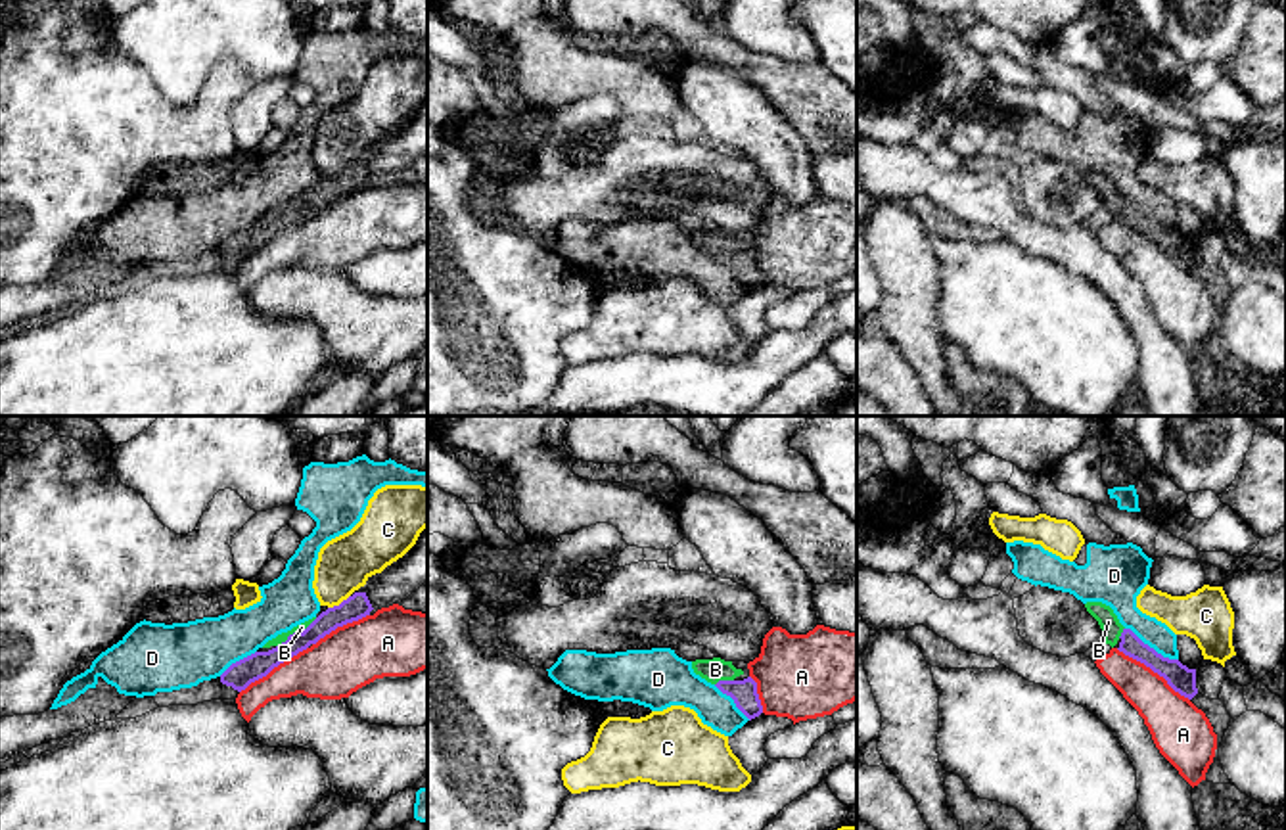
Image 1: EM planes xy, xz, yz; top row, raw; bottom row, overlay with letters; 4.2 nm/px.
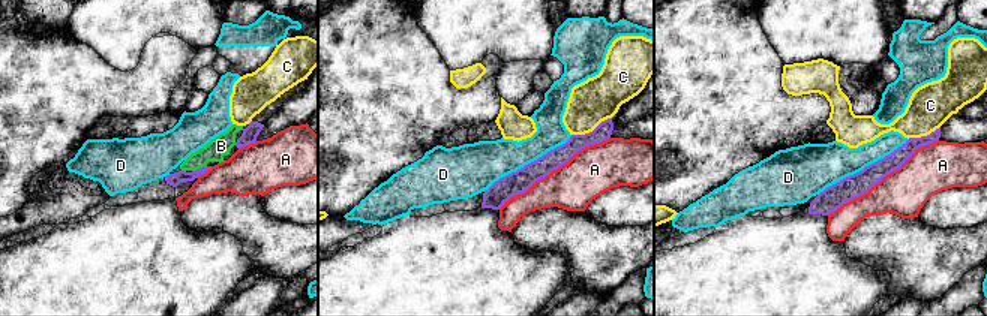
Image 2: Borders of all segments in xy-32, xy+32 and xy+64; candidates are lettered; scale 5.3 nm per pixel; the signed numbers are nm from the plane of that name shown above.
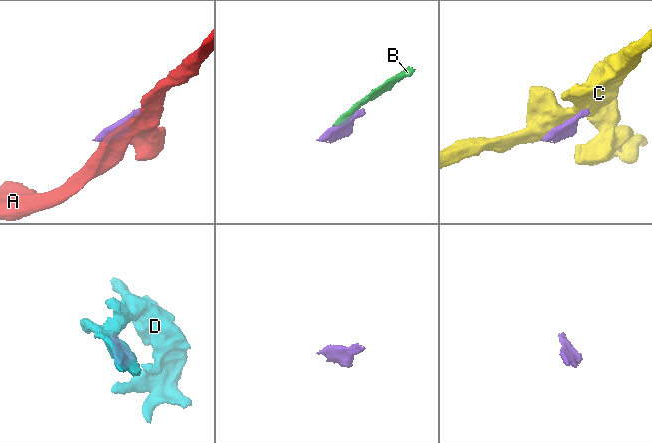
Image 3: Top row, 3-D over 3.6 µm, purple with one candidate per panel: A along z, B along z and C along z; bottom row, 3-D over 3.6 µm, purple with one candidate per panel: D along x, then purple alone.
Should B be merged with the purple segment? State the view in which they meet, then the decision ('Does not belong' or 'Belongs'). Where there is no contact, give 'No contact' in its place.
Touches purple in xy. Belongs

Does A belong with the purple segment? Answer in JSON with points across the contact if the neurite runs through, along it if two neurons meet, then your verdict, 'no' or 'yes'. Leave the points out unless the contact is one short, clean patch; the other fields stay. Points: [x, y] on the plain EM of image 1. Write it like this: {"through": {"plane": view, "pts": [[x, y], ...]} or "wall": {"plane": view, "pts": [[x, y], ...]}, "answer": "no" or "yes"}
{"answer": "no"}

